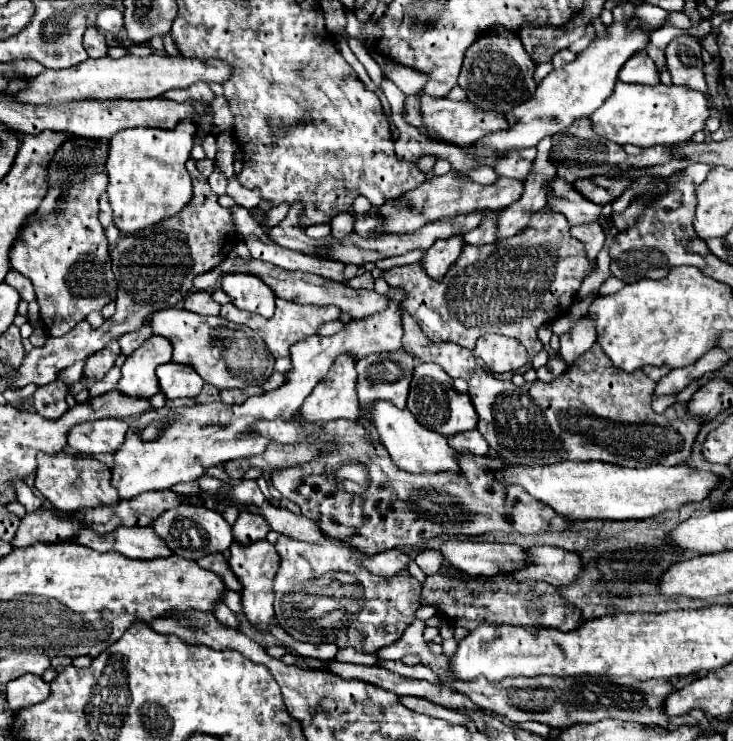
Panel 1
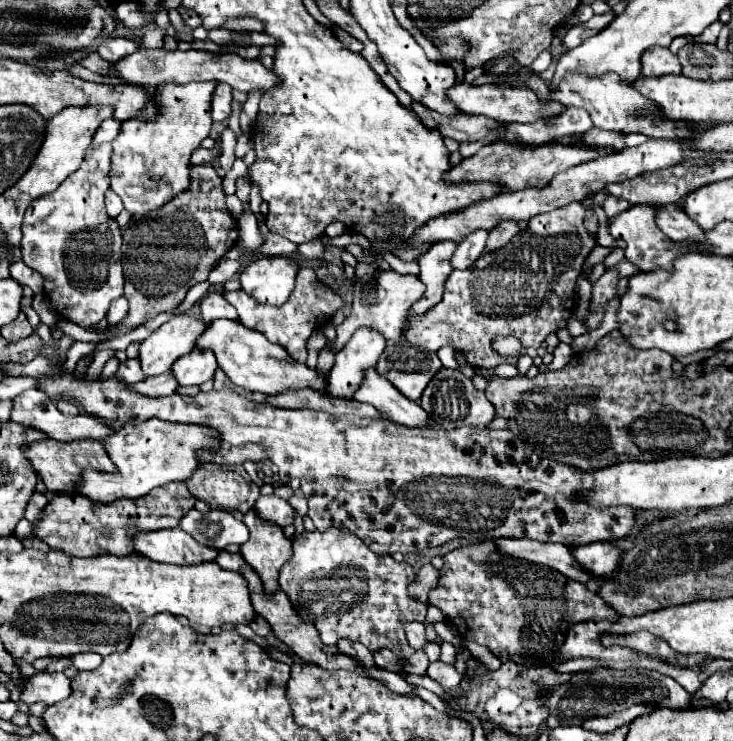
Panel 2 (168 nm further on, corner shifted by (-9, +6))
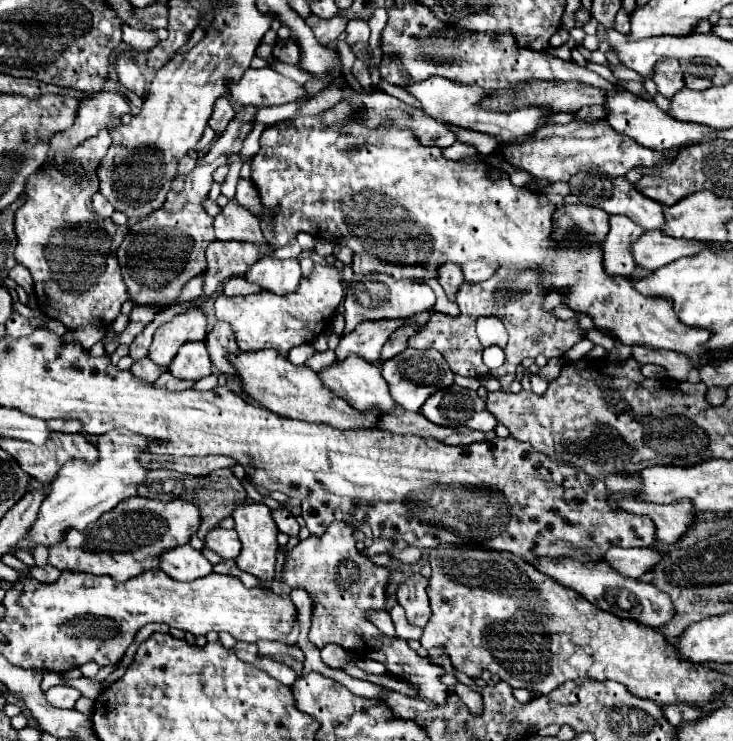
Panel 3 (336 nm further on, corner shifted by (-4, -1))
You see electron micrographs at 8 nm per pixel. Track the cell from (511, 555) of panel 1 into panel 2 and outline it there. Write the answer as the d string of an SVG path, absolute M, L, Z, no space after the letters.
M498 539L494 541L498 545L498 553L502 555L512 555L530 563L538 565L548 565L562 575L586 583L594 579L590 573L586 573L572 557L570 547L566 545L554 545L554 543L540 543L540 541L530 541L530 539Z

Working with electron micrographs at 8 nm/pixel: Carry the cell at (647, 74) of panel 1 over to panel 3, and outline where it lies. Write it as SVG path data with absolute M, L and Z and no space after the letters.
M661 60L661 64L657 64L657 68L655 68L653 82L657 84L659 92L671 100L679 92L679 88L685 86L679 62L677 60Z

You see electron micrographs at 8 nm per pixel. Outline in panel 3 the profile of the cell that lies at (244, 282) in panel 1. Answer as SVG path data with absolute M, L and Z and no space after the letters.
M261 258L255 262L245 278L249 282L255 282L263 286L263 290L275 292L275 294L291 294L297 290L301 282L301 268L299 262L293 260L275 260L275 258Z

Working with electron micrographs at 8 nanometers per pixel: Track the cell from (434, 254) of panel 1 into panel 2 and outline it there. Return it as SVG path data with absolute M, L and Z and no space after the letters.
M438 241L418 257L418 265L420 265L418 277L426 285L426 293L418 303L412 305L410 317L414 313L424 313L442 301L446 277L450 277L450 273L454 271L454 267L450 265L450 257L454 255L456 247L458 245L454 241Z

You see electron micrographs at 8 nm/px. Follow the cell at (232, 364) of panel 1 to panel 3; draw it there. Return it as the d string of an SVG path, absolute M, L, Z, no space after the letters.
M273 350L239 352L239 354L231 354L229 358L239 372L239 380L243 382L247 396L281 416L289 416L305 422L323 422L341 430L377 428L381 412L357 412L345 400L337 398L331 390L327 390L319 380L317 372L313 372L307 366L295 366Z

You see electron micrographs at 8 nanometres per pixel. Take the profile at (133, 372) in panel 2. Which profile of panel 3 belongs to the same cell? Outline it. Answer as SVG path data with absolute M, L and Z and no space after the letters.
M141 358L141 360L137 360L137 362L133 364L131 372L133 372L135 376L143 378L145 382L151 382L151 384L153 384L153 382L165 372L165 368L157 368L157 364L153 364L153 360Z

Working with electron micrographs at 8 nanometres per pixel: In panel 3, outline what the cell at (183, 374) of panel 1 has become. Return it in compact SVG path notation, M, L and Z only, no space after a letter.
M203 342L183 344L169 364L169 372L183 380L201 380L211 374L209 352Z

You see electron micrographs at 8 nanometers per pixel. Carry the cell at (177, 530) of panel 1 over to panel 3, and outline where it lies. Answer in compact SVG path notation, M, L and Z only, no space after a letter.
M223 528L211 530L205 538L205 546L215 554L219 554L223 560L235 560L241 552L241 542L235 530L223 530Z

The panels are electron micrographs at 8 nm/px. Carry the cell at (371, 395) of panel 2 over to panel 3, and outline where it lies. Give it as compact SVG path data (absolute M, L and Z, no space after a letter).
M347 356L341 362L333 362L331 366L323 368L319 372L321 382L325 384L325 388L333 390L337 396L341 396L345 402L349 402L353 408L357 410L367 410L367 408L379 408L381 412L389 412L395 408L395 402L389 394L389 388L381 376L381 370L377 364L369 364L365 360L361 360L361 356Z

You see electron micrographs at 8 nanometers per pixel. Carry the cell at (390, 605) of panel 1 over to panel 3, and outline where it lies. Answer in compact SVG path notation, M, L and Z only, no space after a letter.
M331 524L325 534L309 536L301 540L291 552L285 556L283 564L283 580L291 588L305 588L311 598L317 600L313 610L313 624L309 630L309 640L323 648L325 644L337 644L347 650L355 650L355 654L363 652L363 658L371 658L375 662L385 664L389 674L415 684L419 696L441 706L447 700L447 686L441 682L443 668L439 664L433 666L427 658L421 658L413 652L405 640L389 638L381 634L371 622L365 620L365 612L369 608L383 610L387 606L385 586L389 582L389 572L383 566L373 564L369 558L357 550L355 526L351 524Z

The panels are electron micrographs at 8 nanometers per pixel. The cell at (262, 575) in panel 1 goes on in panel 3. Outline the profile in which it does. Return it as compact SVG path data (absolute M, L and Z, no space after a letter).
M261 502L241 504L241 508L233 512L233 520L235 520L235 530L243 542L241 554L235 560L239 570L253 574L261 582L271 582L275 576L275 554L277 554L277 532L279 532L271 518L271 510Z

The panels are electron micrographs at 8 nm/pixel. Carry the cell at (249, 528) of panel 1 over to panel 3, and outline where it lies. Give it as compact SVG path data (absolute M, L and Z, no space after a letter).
M273 510L273 520L275 520L279 532L285 532L295 538L299 536L299 522L287 510Z

